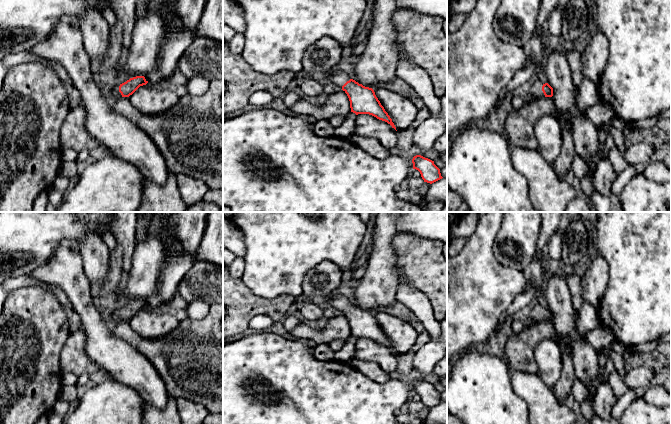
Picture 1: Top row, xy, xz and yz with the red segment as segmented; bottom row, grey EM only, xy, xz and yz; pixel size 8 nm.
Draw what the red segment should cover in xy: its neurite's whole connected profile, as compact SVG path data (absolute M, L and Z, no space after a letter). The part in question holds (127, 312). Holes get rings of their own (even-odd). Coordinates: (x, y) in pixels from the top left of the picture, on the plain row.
M136 300L130 302L120 309L115 310L111 315L111 319L114 321L115 324L120 321L129 321L140 310L146 309L147 307L148 305L145 303L144 300Z

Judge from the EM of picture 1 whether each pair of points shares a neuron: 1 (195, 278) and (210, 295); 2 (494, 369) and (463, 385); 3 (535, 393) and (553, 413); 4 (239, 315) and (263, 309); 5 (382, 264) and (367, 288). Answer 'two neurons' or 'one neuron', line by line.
1: one neuron
2: one neuron
3: one neuron
4: one neuron
5: one neuron

